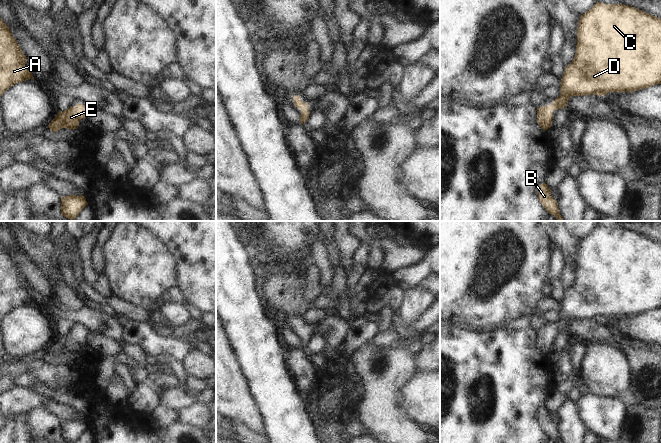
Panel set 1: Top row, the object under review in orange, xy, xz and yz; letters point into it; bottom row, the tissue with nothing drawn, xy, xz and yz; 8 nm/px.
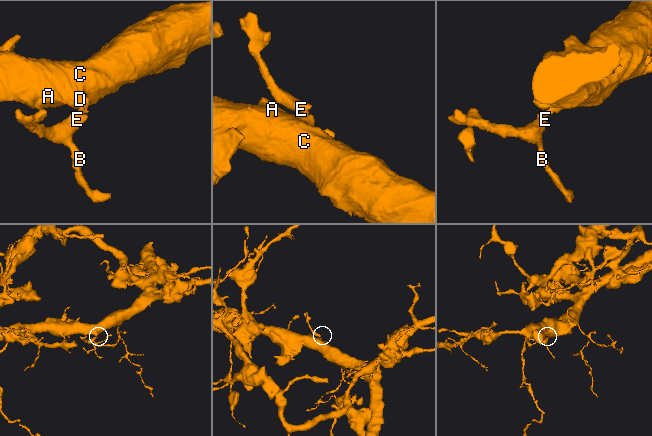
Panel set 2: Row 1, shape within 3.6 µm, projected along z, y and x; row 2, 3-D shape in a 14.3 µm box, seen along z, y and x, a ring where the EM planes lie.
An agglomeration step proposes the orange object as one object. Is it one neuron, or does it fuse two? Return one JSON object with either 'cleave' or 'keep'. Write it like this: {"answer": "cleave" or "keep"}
{"answer": "keep"}

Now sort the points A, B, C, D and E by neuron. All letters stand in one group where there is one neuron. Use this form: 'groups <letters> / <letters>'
groups A B C D E

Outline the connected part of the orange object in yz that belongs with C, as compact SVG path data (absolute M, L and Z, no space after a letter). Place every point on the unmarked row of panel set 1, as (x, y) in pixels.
M597 227L580 240L577 269L573 285L565 291L561 317L550 329L537 332L537 346L546 355L552 349L553 335L567 331L572 320L598 319L610 316L633 316L661 308L661 243L624 228Z

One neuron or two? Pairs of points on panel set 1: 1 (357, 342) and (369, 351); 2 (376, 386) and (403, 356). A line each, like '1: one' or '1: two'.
1: two
2: one

